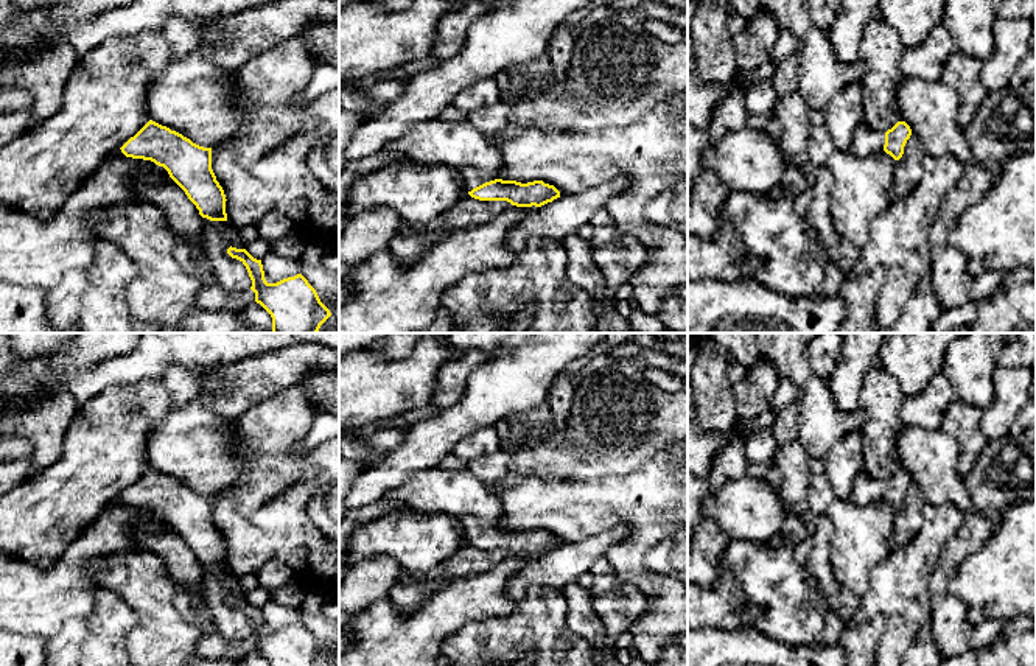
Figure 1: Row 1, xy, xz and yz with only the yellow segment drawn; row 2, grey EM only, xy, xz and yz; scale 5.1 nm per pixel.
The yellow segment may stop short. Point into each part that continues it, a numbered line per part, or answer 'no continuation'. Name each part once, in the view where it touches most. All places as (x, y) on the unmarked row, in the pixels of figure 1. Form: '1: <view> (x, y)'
1: xz (459, 494)

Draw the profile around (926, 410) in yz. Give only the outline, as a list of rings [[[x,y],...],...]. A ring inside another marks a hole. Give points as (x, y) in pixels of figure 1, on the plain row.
[[[938,372],[929,384],[913,397],[905,397],[901,406],[902,426],[940,429],[946,408],[957,398],[949,380]]]

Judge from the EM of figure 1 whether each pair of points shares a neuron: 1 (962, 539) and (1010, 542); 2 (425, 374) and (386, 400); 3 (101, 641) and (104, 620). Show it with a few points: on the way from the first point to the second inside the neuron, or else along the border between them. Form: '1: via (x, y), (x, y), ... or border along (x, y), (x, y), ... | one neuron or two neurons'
1: border along (1007, 509), (994, 532), (960, 565) | two neurons
2: via (416, 375), (395, 391) | one neuron
3: via (104, 637), (104, 624) | one neuron

